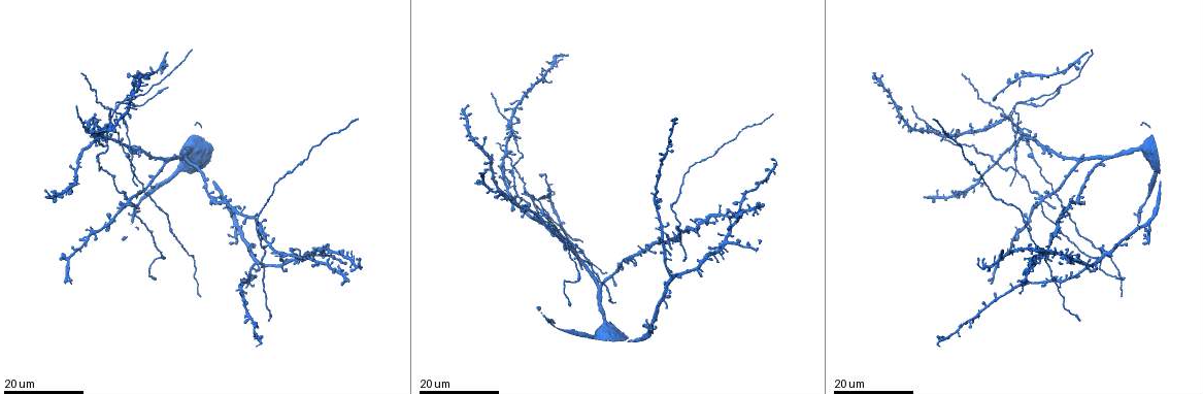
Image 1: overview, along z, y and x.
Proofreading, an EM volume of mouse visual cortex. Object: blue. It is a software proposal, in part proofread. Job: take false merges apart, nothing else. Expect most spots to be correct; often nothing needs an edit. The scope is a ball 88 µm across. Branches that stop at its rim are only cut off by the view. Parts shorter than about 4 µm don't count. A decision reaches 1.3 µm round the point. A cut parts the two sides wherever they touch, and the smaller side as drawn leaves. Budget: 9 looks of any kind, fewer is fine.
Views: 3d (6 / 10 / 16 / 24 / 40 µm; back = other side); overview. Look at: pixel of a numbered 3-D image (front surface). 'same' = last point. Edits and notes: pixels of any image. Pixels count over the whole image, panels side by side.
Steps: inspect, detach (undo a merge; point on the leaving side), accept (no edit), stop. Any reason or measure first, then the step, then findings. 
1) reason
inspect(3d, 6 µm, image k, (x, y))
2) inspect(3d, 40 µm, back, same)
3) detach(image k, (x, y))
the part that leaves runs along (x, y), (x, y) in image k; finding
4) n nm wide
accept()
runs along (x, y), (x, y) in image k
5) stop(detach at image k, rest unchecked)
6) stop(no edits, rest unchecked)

four or more arms meet
inspect(3d, 16 µm, image 1, (682, 230))

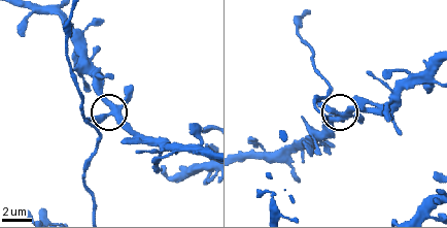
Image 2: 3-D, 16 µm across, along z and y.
inspect(3d, 10 µm, image 2, (344, 114))

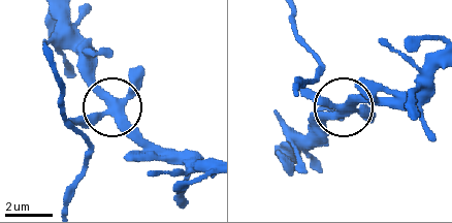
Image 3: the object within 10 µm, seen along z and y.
370 nm wide
accept()
all the same neuron

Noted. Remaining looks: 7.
inspect(3d, 24 µm, image 1, (142, 194))

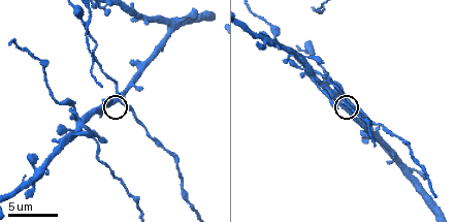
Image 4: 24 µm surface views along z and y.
inspect(3d, 6 µm, image 4, (345, 106))

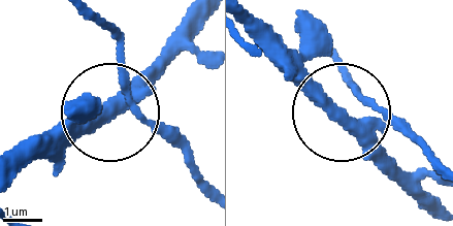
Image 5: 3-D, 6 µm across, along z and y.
4 arms
accept()
runs along (195, 21), (116, 106), (126, 79), (109, 24) in image 5; all the same neuron

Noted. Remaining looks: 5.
two arms in line, one across
inspect(3d, 16 µm, image 1, (511, 119))

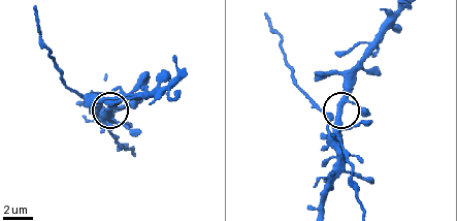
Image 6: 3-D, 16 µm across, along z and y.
zoom in
inspect(3d, 6 µm, image 6, (338, 114))

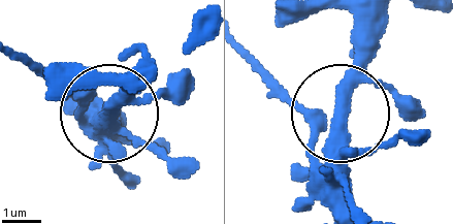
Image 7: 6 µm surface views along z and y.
accept()
runs along (333, 212), (336, 116), (303, 109), (278, 87) in image 7; all the same neuron

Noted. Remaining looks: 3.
three-way junction
inspect(3d, 16 µm, image 1, (170, 71))

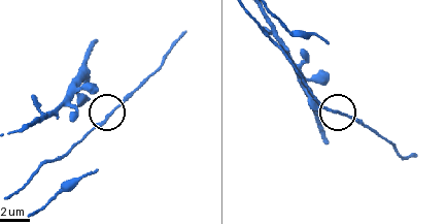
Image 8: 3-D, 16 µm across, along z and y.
inspect(3d, 6 µm, image 8, (108, 115))

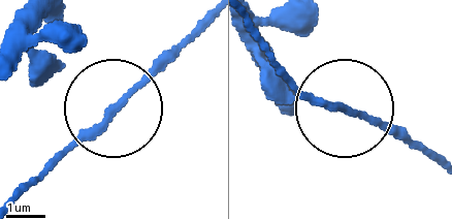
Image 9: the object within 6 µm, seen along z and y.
side arm 9 µm
accept()
runs along (248, 27), (294, 86), (428, 152) in image 9; one neuron here

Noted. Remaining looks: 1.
stop(no edits, rest unchecked)

